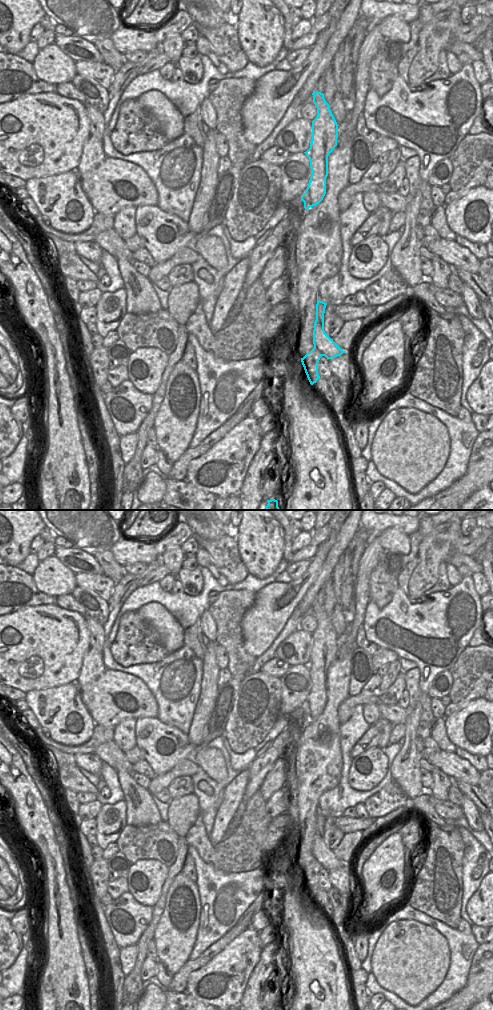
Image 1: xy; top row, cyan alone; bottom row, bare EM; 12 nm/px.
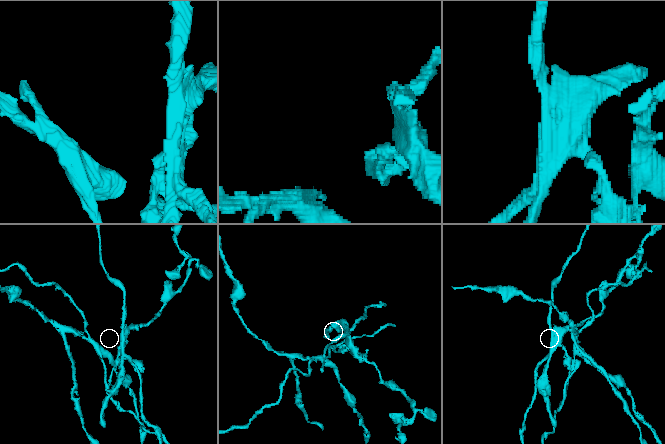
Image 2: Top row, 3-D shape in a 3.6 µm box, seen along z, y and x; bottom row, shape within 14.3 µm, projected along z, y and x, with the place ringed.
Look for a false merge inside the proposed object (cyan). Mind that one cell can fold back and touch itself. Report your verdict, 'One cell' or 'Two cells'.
Two cells

